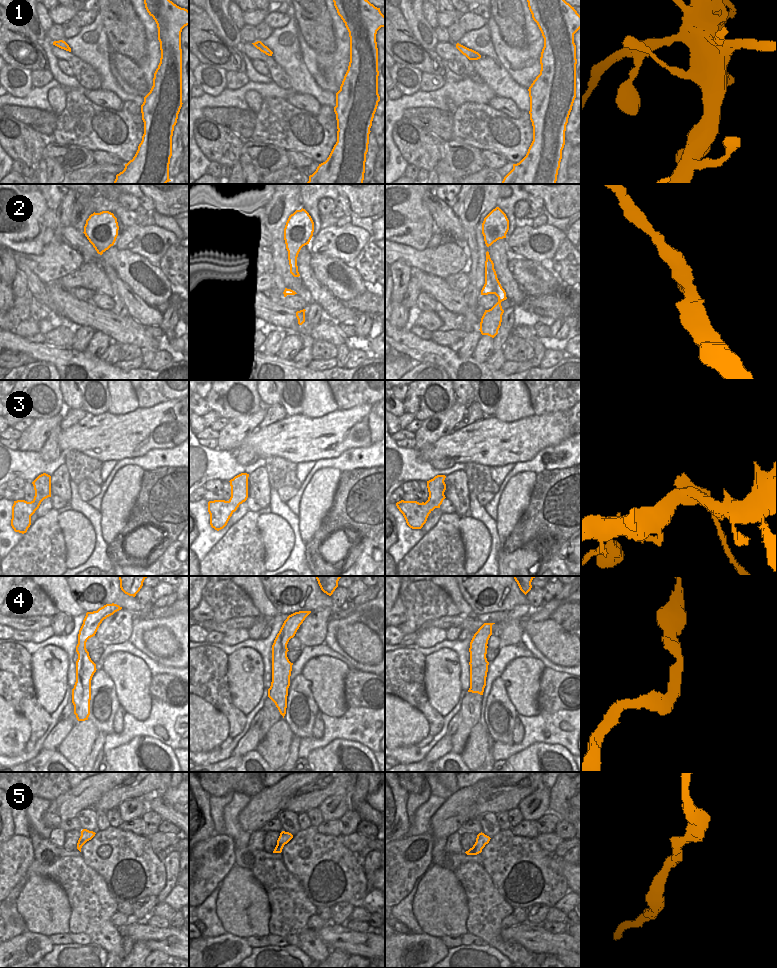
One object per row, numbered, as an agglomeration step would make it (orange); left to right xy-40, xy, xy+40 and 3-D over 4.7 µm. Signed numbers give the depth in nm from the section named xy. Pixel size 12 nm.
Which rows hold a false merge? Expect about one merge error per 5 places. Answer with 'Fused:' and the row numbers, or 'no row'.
Fused: 3

